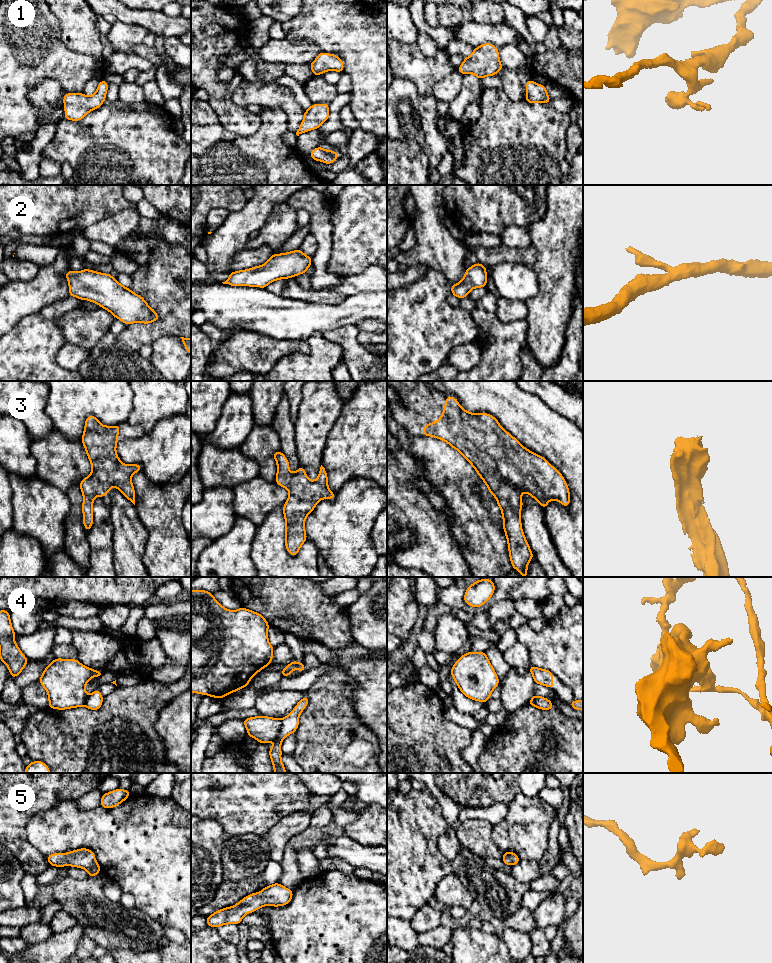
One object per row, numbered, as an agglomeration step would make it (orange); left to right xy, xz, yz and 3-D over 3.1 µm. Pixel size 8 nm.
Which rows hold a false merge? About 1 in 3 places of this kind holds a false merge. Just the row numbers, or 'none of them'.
4

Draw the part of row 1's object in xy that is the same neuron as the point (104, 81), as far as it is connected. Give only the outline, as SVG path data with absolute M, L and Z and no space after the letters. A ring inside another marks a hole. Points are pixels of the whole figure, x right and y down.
M101 80L96 92L90 97L83 93L66 93L63 98L64 119L80 121L90 111L98 109L106 100L108 85L105 80Z

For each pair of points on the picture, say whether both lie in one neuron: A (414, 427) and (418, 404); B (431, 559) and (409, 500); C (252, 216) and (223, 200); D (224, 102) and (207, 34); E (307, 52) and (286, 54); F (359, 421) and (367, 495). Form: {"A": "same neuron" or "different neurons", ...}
{"A": "same neuron", "B": "same neuron", "C": "different neurons", "D": "same neuron", "E": "same neuron", "F": "different neurons"}

